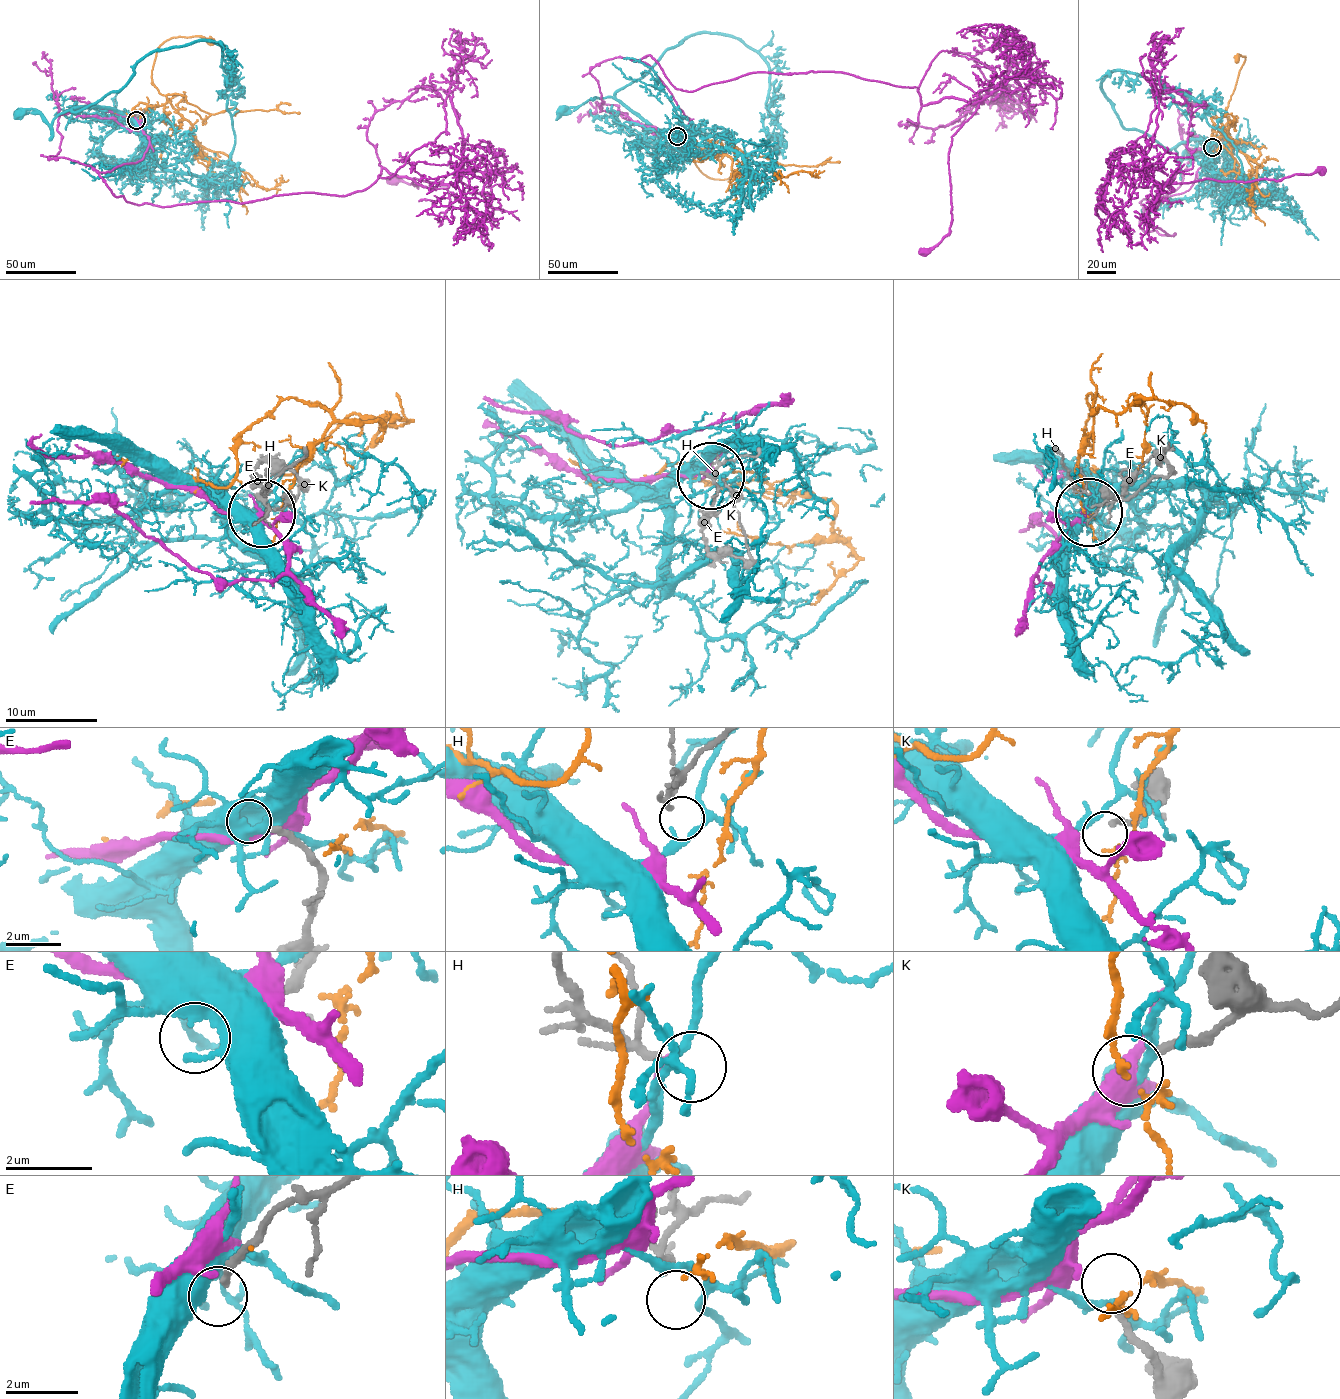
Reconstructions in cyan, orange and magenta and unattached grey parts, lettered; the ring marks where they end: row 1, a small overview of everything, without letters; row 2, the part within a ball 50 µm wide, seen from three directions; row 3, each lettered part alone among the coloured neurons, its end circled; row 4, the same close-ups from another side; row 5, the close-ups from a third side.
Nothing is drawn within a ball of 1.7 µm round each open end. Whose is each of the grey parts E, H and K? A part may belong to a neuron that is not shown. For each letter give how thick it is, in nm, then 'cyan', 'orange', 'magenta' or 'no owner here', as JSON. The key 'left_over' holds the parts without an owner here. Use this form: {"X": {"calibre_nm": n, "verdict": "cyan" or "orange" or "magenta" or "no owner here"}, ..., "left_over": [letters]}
{"E": {"calibre_nm": 200, "verdict": "cyan"}, "H": {"calibre_nm": 110, "verdict": "no owner here"}, "K": {"calibre_nm": 200, "verdict": "no owner here"}, "left_over": ["H", "K"]}

